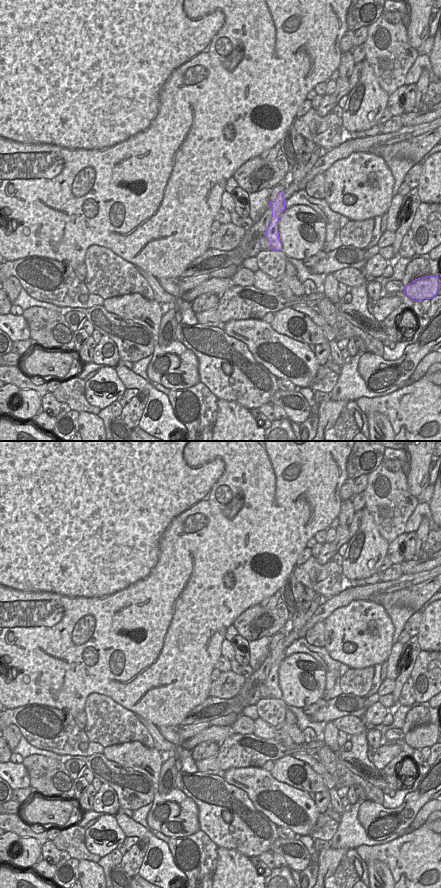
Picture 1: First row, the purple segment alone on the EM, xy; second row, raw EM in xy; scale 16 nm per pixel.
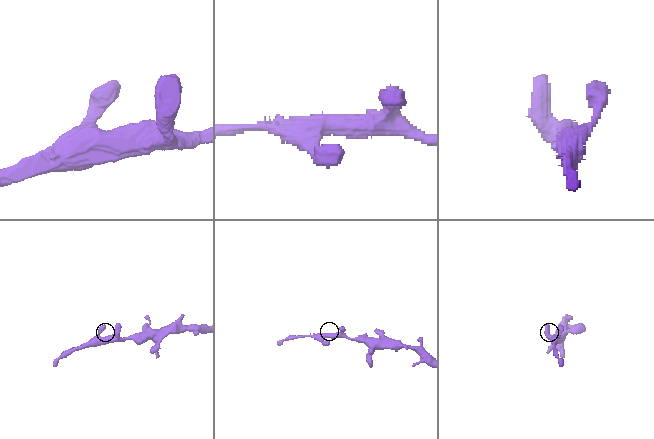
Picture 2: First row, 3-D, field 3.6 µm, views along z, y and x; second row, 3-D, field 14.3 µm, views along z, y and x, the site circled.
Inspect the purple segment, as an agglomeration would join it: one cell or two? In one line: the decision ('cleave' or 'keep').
keep

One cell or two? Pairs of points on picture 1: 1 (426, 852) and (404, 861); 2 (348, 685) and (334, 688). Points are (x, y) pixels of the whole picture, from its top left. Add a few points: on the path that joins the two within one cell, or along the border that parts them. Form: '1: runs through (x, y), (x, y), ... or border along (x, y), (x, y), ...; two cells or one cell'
1: runs through (421, 855), (409, 856); one cell
2: border along (349, 669), (340, 679), (339, 687), (341, 692); two cells

